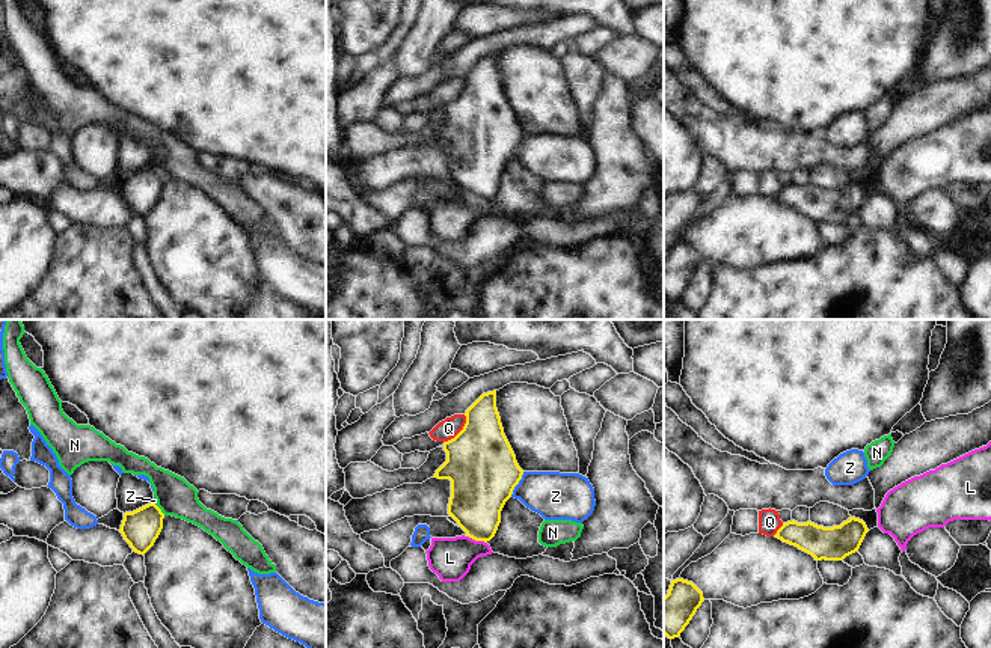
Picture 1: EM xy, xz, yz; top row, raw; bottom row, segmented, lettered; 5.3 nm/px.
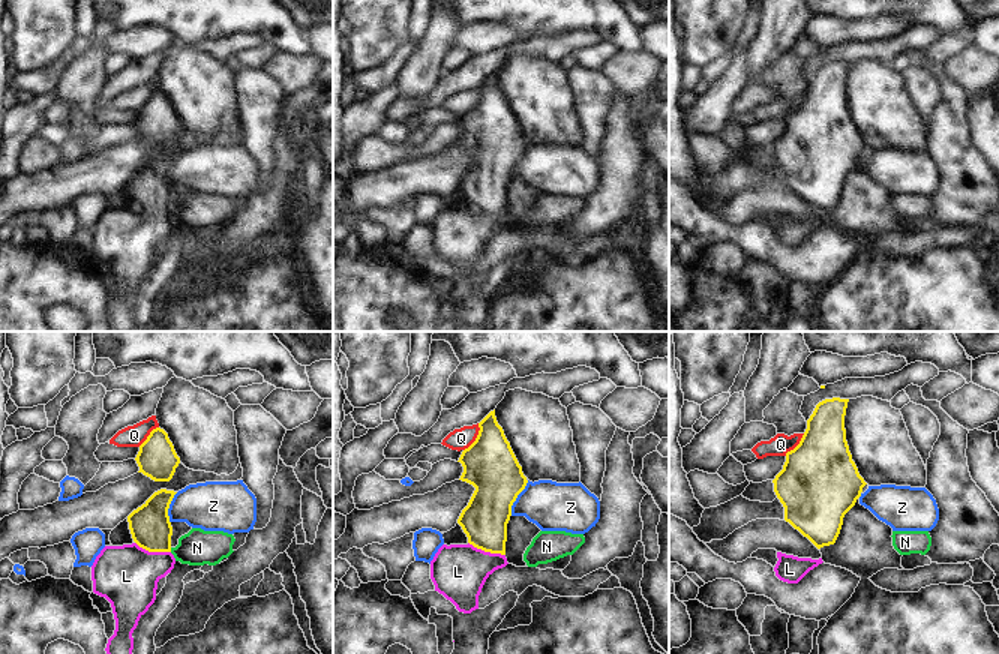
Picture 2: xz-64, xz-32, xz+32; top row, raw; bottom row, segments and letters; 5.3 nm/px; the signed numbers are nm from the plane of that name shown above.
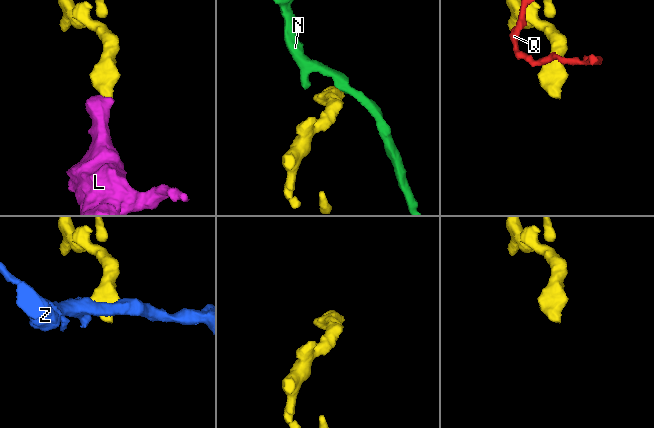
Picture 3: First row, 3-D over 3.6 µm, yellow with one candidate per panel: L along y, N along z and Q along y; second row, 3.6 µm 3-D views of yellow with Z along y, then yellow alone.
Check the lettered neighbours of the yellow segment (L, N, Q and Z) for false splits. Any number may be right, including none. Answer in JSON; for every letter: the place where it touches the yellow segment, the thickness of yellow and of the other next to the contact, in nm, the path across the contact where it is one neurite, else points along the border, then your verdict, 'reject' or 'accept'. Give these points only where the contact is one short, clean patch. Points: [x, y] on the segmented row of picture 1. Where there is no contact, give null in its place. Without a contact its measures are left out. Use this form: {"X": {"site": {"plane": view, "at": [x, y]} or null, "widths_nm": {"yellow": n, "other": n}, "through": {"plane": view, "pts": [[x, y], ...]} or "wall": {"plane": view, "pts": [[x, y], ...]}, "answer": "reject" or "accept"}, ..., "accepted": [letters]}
{"L": {"site": {"plane": "xz", "at": [477, 540]}, "widths_nm": {"yellow": 300, "other": 220}, "through": {"plane": "xz", "pts": [[478, 493], [477, 540], [468, 549], [450, 558]]}, "answer": "accept"}, "N": {"site": {"plane": "xy", "at": [160, 510]}, "widths_nm": {"yellow": 200, "other": 200}, "wall": {"plane": "xy", "pts": [[156, 505], [165, 514]]}, "answer": "reject"}, "Q": {"site": {"plane": "xz", "at": [462, 430]}, "widths_nm": {"yellow": 380, "other": 110}, "answer": "reject"}, "Z": {"site": {"plane": "xz", "at": [518, 482]}, "widths_nm": {"yellow": 380, "other": 260}, "wall": {"plane": "xz", "pts": [[524, 472], [510, 496]]}, "answer": "reject"}, "accepted": ["L"]}

